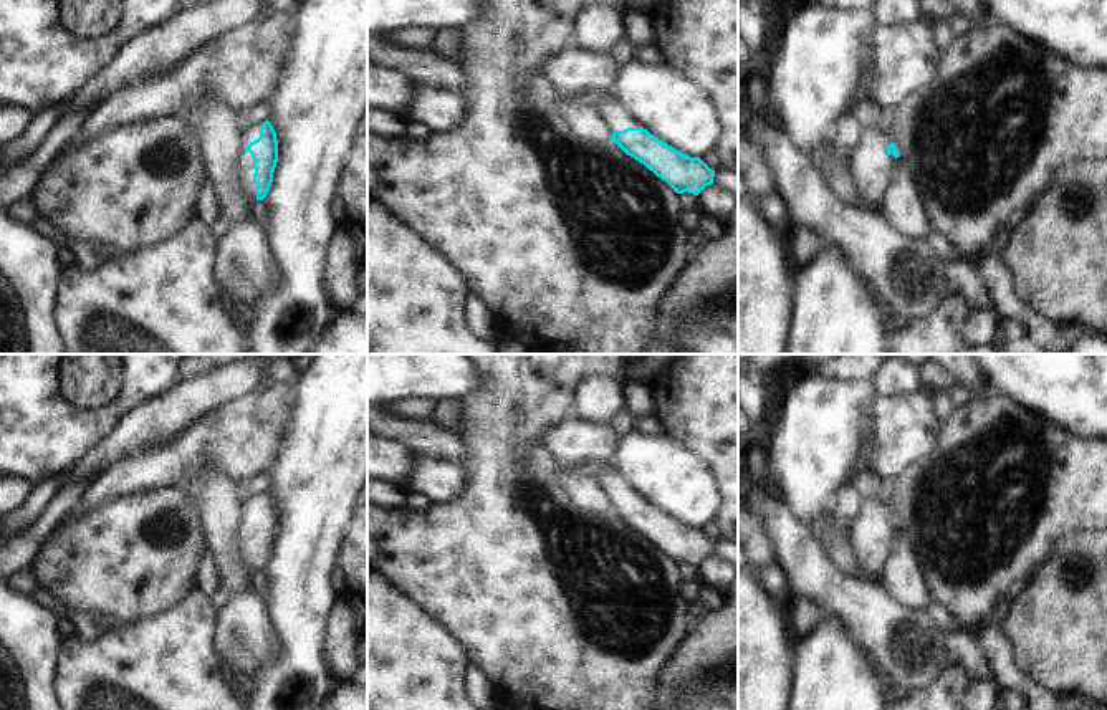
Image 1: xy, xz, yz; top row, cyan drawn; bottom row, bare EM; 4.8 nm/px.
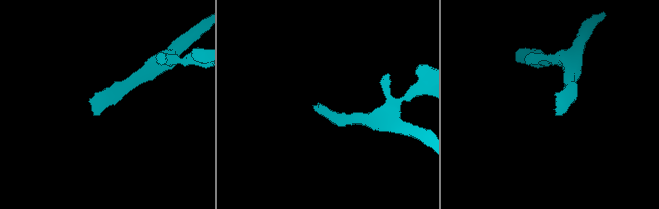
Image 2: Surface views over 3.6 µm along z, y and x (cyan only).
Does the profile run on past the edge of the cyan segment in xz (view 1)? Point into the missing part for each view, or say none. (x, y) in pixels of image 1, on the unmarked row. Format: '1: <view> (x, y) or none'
1: xz (614, 485)

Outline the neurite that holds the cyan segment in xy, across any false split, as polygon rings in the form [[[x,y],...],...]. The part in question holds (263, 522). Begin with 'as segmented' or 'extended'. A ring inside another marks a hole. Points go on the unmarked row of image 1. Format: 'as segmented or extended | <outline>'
extended | [[[271,493],[245,495],[237,528],[237,549],[242,563],[252,571],[263,571],[271,558],[276,533],[278,511]]]

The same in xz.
extended | [[[604,472],[597,482],[612,503],[612,513],[665,551],[673,563],[698,566],[713,554],[715,541],[700,528],[690,528],[650,505],[619,472]]]

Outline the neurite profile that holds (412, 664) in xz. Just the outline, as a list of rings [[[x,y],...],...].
[[[367,564],[367,710],[486,710],[477,707],[467,690],[467,657],[463,645],[442,626],[422,611],[422,607],[402,594],[387,578]]]

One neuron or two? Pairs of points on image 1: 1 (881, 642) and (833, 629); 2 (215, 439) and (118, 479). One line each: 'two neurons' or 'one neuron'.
1: two neurons
2: one neuron

